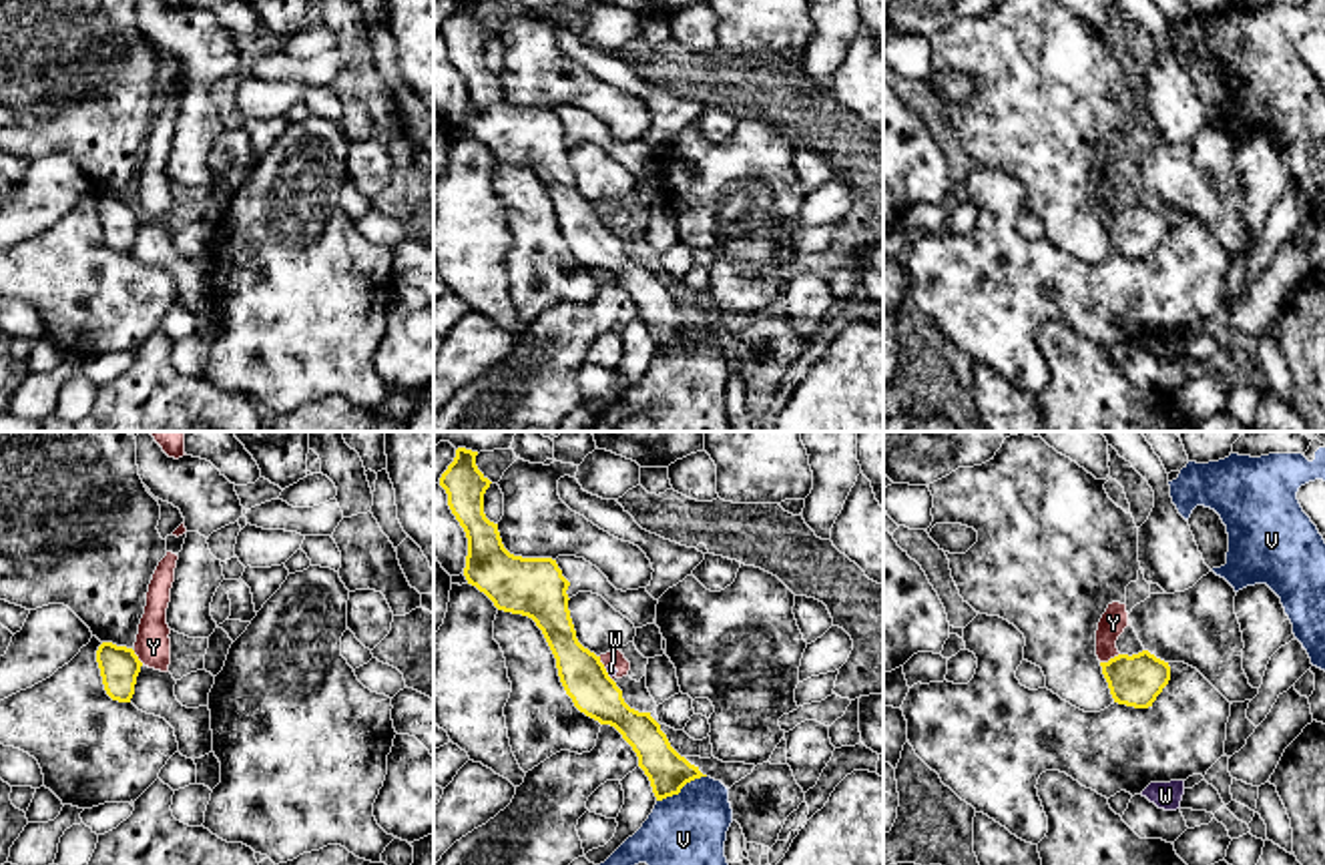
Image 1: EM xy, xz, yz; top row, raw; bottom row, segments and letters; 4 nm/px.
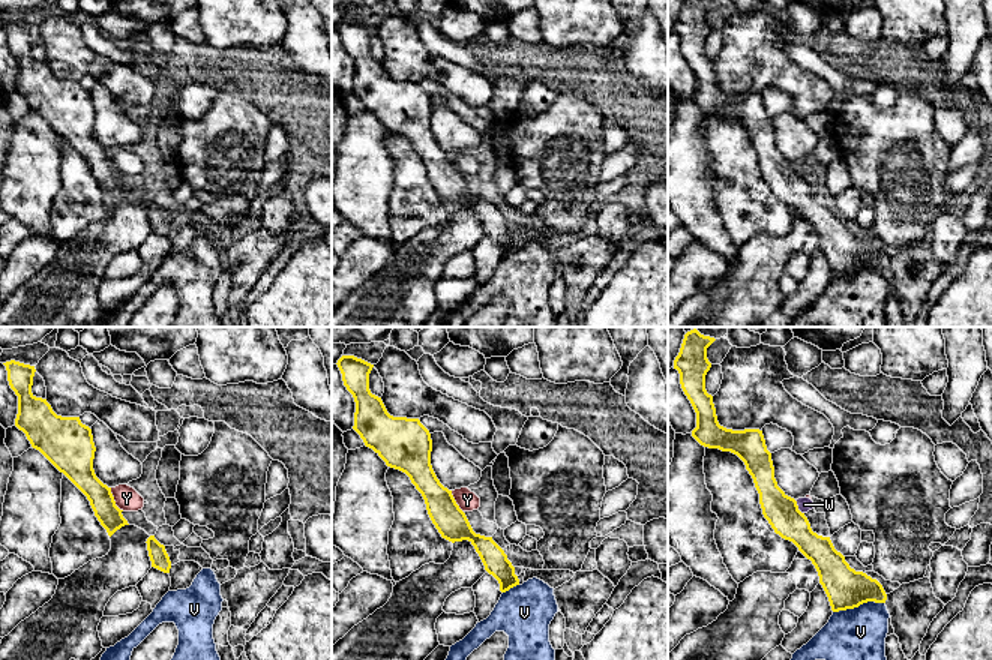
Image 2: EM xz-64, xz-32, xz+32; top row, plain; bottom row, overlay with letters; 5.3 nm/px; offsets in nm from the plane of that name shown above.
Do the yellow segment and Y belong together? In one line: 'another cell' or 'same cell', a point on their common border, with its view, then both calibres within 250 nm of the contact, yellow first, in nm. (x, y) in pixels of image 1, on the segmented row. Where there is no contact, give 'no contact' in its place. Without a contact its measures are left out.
another cell | yz (1111, 659) | 200/110 nm

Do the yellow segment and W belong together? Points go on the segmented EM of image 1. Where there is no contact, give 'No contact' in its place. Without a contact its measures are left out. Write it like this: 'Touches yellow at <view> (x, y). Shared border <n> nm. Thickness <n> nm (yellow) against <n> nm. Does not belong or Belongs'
Touches yellow at xz (607, 675). Shared border 50 nm. Thickness 190 nm (yellow) against 40 nm. Does not belong

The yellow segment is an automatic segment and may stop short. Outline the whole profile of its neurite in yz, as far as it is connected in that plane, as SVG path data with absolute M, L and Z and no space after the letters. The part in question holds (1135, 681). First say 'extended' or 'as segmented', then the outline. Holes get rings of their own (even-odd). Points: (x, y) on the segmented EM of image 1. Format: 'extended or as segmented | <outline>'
as segmented | M1148 650L1138 654L1118 654L1100 662L1114 702L1148 708L1170 680L1168 662Z

